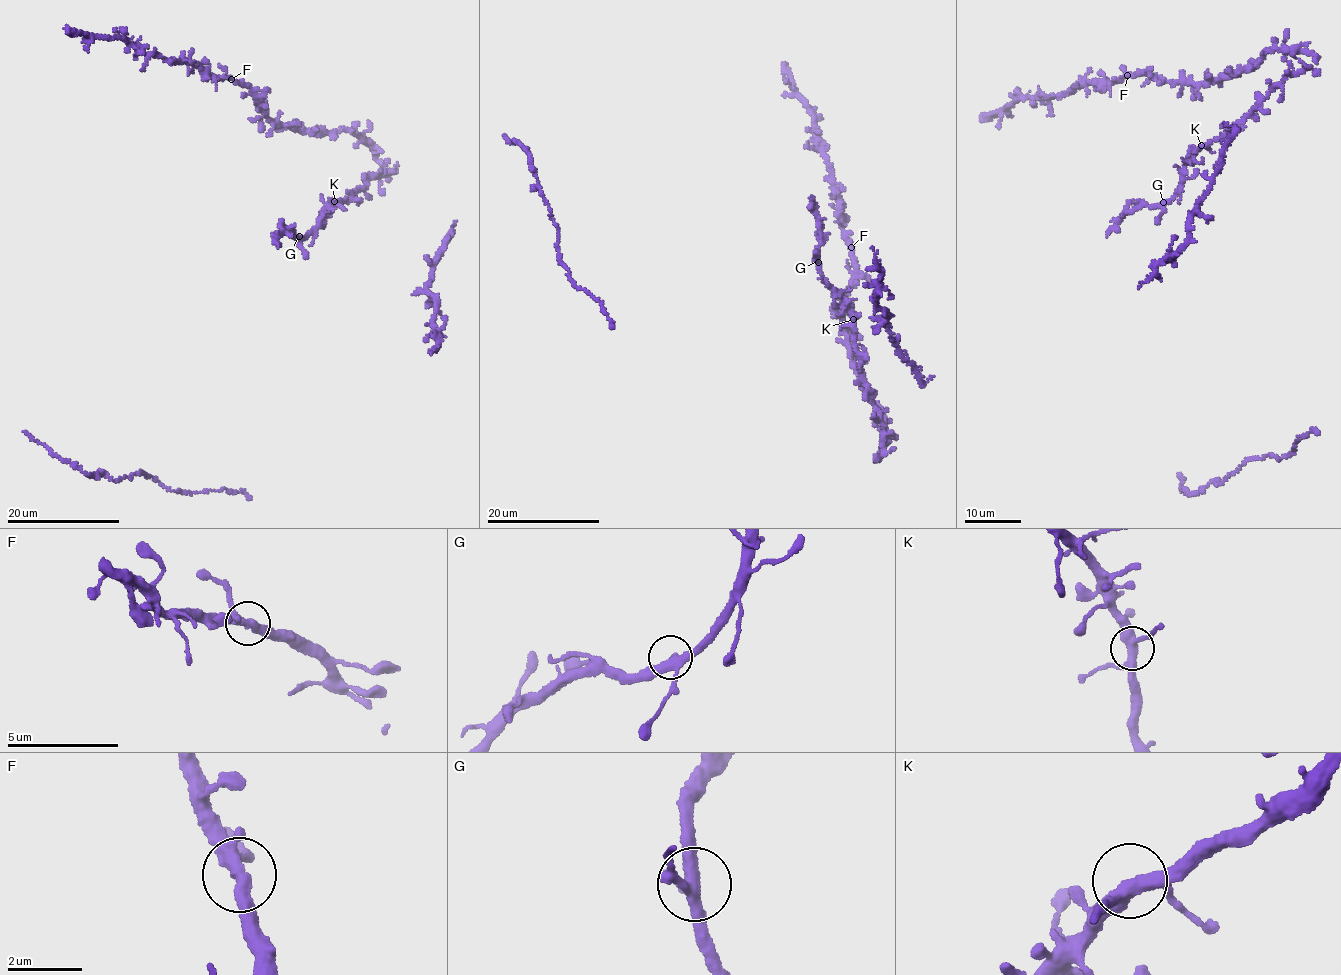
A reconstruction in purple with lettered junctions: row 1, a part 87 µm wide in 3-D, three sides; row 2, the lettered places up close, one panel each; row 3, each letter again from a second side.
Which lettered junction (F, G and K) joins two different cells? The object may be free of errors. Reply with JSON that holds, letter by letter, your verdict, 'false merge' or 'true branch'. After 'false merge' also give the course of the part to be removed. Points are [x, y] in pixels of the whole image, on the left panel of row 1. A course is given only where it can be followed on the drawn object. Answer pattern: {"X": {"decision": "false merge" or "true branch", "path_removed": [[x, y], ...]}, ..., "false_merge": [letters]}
{"F": {"decision": "true branch"}, "G": {"decision": "true branch"}, "K": {"decision": "true branch"}, "false_merge": []}

